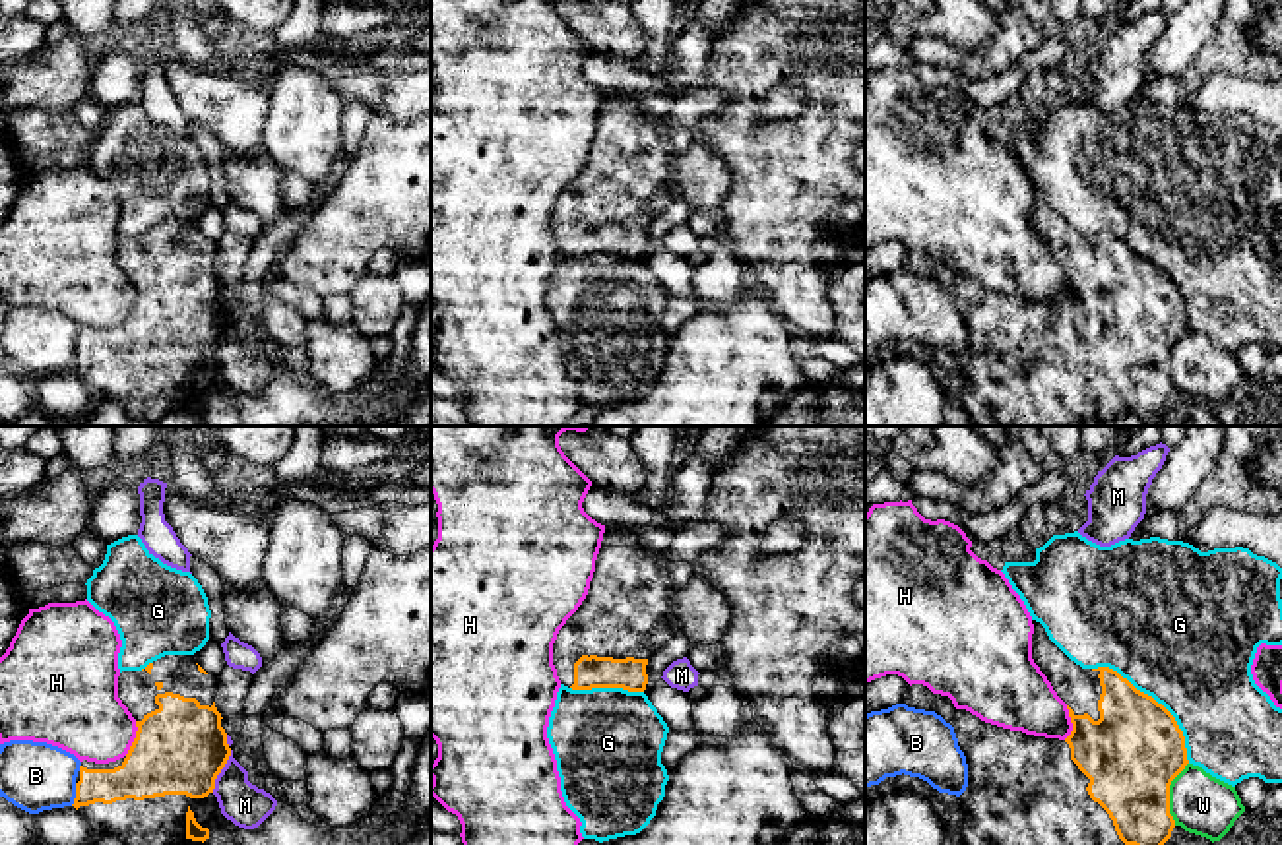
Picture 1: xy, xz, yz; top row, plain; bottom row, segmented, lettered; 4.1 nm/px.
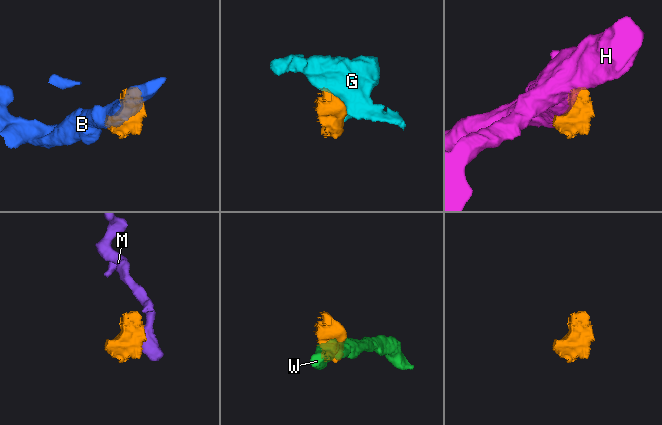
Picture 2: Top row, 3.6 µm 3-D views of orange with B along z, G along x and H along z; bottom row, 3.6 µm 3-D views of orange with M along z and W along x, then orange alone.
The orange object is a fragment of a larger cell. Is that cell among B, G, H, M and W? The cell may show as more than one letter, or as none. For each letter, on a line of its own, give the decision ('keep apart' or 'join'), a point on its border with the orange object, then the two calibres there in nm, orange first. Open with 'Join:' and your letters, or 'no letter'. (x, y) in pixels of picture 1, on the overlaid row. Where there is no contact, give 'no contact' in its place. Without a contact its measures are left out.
Join: no letter
B: keep apart; contact xy (76, 795); calibres 160 and 280 nm
G: keep apart; contact yz (1154, 700); calibres 400 and 480 nm
H: keep apart; contact xy (134, 739); calibres 380 and 340 nm
M: keep apart; contact xy (220, 772); calibres 380 and 180 nm
W: keep apart; contact yz (1168, 793); calibres 400 and 260 nm

